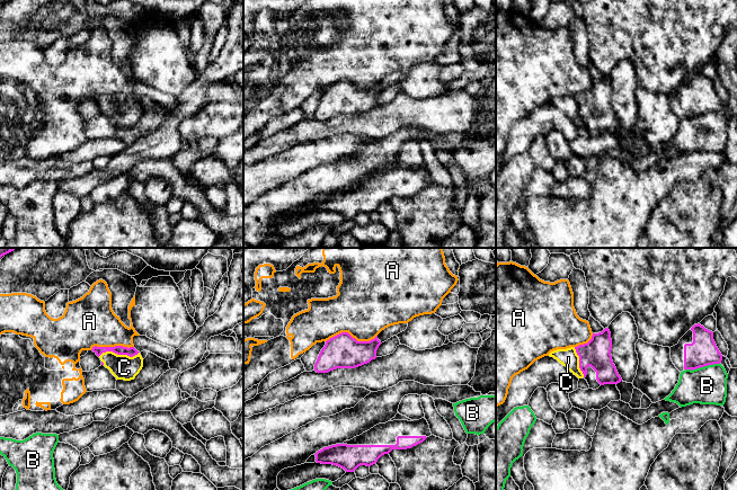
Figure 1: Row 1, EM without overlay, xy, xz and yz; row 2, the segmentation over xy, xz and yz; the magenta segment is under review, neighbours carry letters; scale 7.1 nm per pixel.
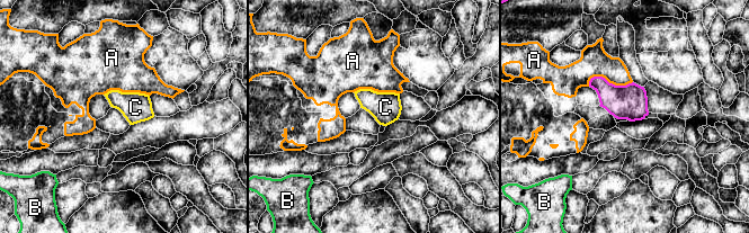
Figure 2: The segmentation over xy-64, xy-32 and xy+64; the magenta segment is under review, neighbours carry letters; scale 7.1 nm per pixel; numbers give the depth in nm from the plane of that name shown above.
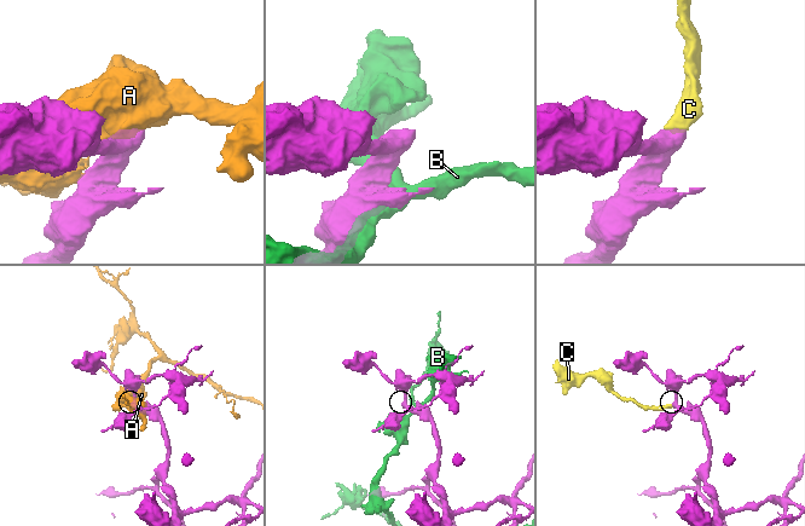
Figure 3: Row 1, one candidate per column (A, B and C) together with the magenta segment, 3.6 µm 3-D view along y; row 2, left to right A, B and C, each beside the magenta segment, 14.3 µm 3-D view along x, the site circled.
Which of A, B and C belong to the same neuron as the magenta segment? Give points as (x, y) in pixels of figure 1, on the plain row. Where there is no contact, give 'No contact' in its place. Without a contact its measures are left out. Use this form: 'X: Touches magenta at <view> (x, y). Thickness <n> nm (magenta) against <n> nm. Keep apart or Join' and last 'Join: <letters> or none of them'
A: Touches magenta at xz (351, 83). Thickness 240 nm (magenta) against 440 nm. Keep apart
B: Touches magenta at yz (702, 114). Thickness 200 nm (magenta) against 280 nm. Keep apart
C: Touches magenta at xy (118, 101). Thickness 70 nm (magenta) against 180 nm. Join
Join: C

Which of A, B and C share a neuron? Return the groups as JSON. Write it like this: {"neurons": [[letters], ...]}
{"neurons": [["A"], ["B"], ["C"]]}

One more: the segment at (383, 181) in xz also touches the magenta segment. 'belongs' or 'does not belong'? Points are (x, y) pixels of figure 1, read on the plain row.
belongs

